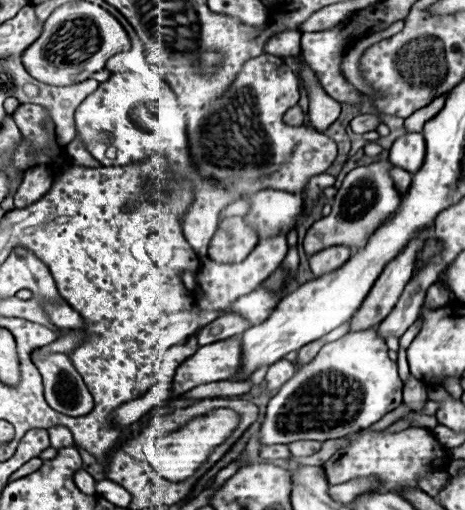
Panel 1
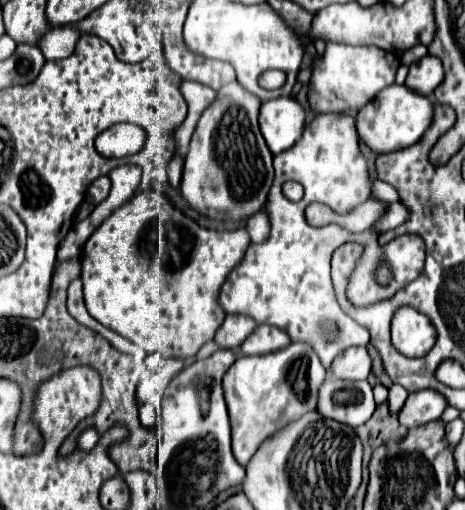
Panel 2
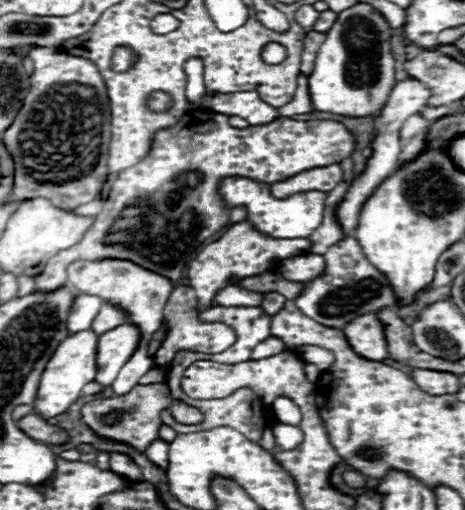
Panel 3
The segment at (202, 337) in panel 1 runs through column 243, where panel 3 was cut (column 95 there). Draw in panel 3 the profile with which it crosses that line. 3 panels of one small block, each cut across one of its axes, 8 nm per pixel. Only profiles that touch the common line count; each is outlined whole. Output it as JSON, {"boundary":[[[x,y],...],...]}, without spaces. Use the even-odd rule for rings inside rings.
{"boundary":[[[104,304],[92,322],[92,330],[96,334],[104,334],[104,332],[108,332],[108,330],[112,330],[124,322],[126,322],[124,312],[120,312],[118,308],[112,308],[110,304]]]}

